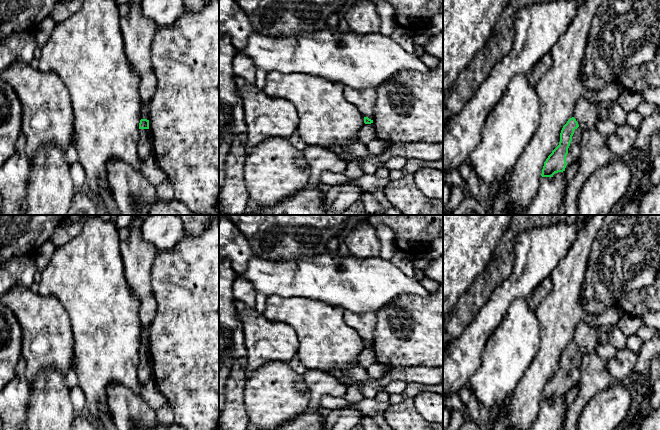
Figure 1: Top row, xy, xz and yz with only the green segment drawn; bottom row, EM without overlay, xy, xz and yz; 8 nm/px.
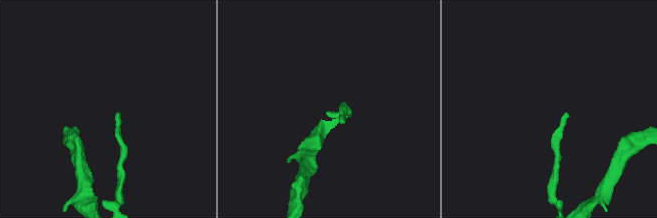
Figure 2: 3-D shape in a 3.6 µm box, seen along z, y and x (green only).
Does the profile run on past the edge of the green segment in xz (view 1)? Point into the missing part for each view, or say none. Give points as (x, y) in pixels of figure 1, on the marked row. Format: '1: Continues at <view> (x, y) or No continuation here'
1: No continuation here

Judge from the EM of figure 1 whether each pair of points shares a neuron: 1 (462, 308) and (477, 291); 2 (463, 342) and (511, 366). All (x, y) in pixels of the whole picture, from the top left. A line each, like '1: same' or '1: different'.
1: same
2: different

